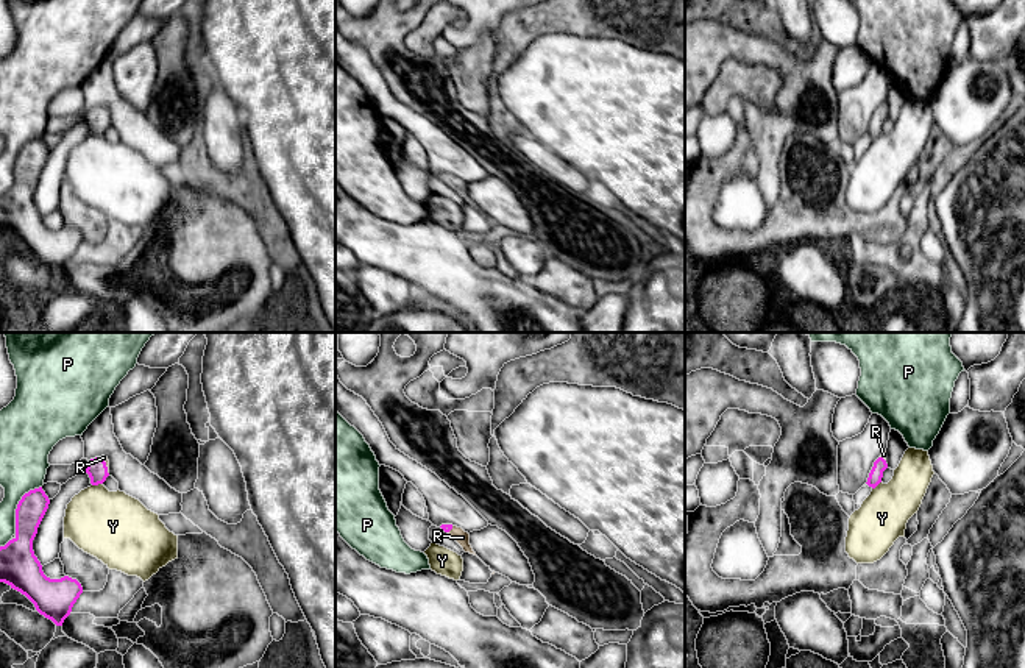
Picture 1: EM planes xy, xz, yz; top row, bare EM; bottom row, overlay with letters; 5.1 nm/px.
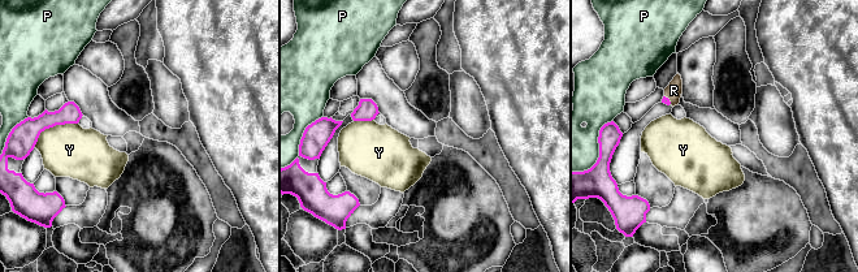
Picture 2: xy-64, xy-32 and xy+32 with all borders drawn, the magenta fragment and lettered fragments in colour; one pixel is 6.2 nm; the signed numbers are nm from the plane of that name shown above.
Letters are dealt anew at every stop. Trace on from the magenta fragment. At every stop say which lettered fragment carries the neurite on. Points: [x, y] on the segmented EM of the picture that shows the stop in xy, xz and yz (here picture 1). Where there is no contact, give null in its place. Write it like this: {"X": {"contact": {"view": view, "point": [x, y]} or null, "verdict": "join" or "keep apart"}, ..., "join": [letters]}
{"P": {"contact": {"view": "xy", "point": [17, 506]}, "verdict": "keep apart"}, "R": {"contact": {"view": "xy", "point": [105, 465]}, "verdict": "join"}, "Y": {"contact": {"view": "xy", "point": [97, 484]}, "verdict": "keep apart"}, "join": ["R"]}

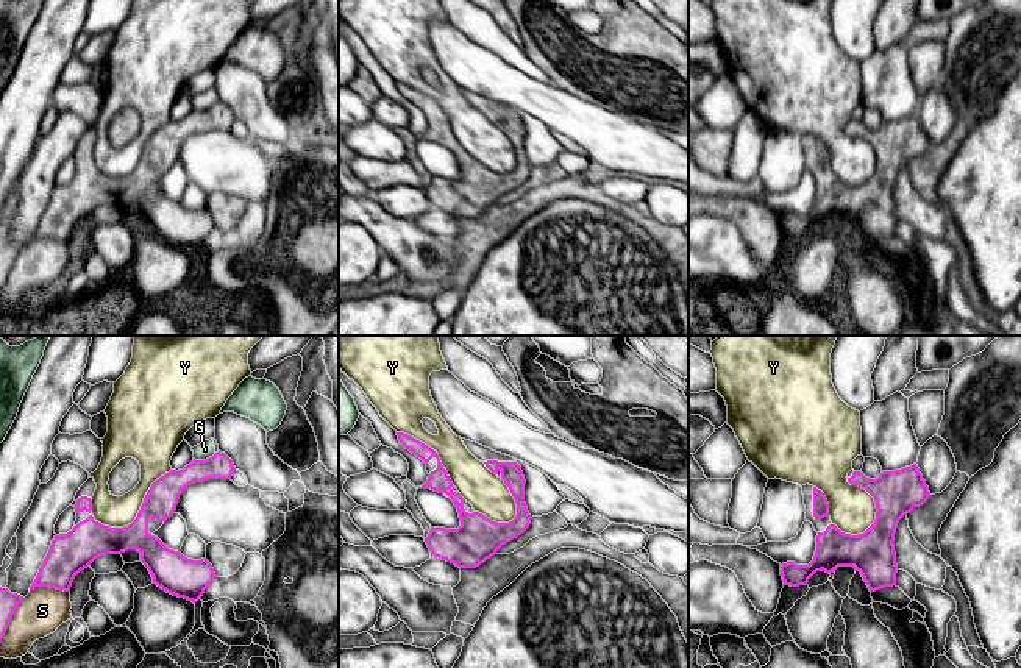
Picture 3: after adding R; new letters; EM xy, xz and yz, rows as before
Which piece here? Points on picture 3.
{"G": {"contact": {"view": "xy", "point": [206, 459]}, "verdict": "keep apart"}, "S": {"contact": {"view": "xy", "point": [49, 586]}, "verdict": "keep apart"}, "Y": {"contact": {"view": "xy", "point": [138, 514]}, "verdict": "keep apart"}, "join": []}

